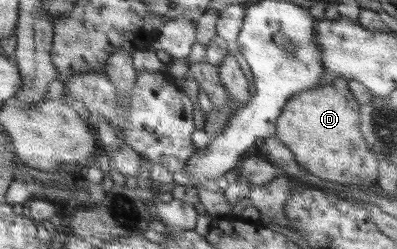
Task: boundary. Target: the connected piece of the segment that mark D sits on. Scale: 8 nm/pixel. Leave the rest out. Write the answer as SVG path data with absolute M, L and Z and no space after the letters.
M339 78L333 84L323 84L315 90L305 90L305 92L295 94L285 106L285 110L281 112L280 118L276 119L275 137L293 151L295 160L301 166L303 172L310 172L326 181L344 185L355 184L367 190L375 190L379 162L377 162L377 157L369 150L369 146L363 140L359 122L361 122L359 102L349 92L347 80Z

